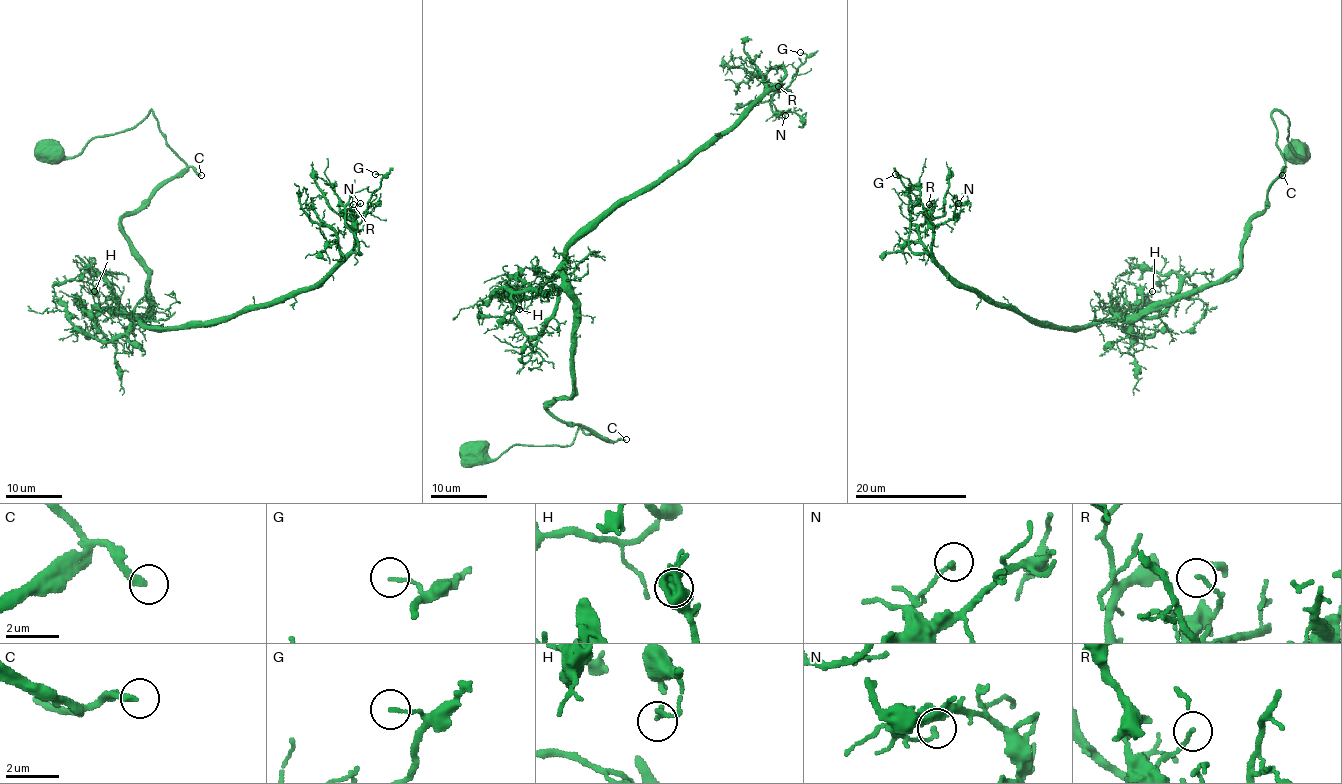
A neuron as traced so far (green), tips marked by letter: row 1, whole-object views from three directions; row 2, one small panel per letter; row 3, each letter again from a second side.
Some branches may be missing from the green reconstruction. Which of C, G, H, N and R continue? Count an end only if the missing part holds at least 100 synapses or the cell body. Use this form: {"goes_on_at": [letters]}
{"goes_on_at": ["C"]}

